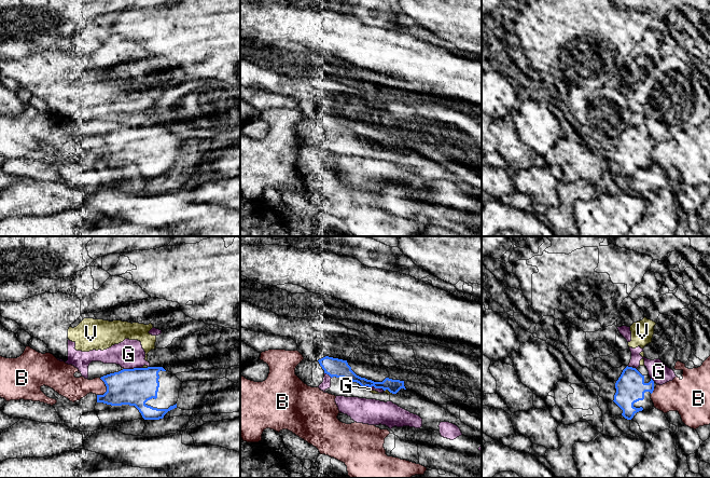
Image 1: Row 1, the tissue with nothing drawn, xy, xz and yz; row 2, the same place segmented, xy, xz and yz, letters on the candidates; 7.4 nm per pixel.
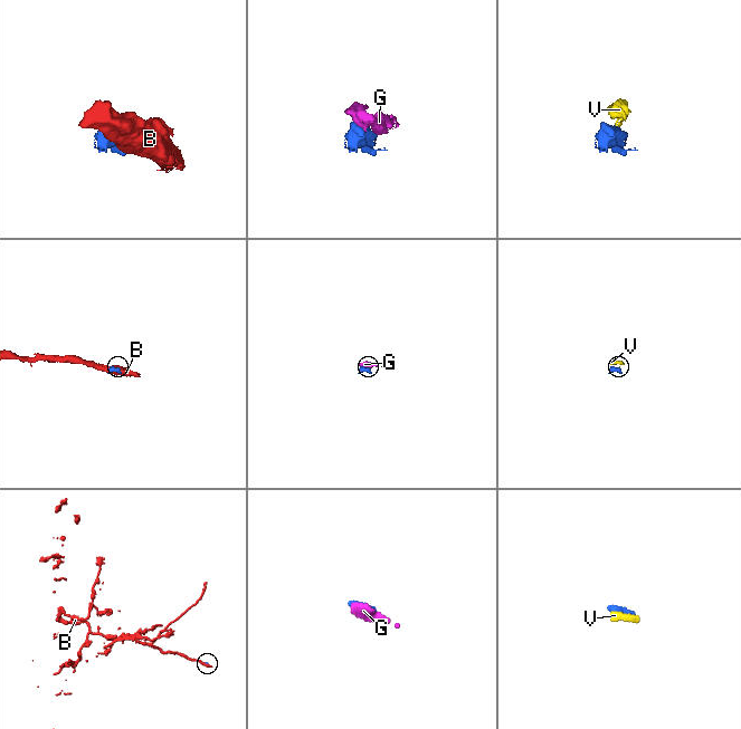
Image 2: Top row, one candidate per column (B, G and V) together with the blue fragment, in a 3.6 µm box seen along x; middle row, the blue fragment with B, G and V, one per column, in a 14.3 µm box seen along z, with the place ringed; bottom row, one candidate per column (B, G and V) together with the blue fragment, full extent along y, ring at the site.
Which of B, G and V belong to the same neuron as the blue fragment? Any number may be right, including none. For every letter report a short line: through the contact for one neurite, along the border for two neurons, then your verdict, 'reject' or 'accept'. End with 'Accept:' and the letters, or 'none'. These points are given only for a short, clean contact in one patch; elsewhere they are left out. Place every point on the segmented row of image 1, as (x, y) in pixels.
B: reject
G: reject
V: xz (385, 390), (392, 393) | reject
Accept: none

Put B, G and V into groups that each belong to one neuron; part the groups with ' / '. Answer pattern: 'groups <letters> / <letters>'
groups B / G V

